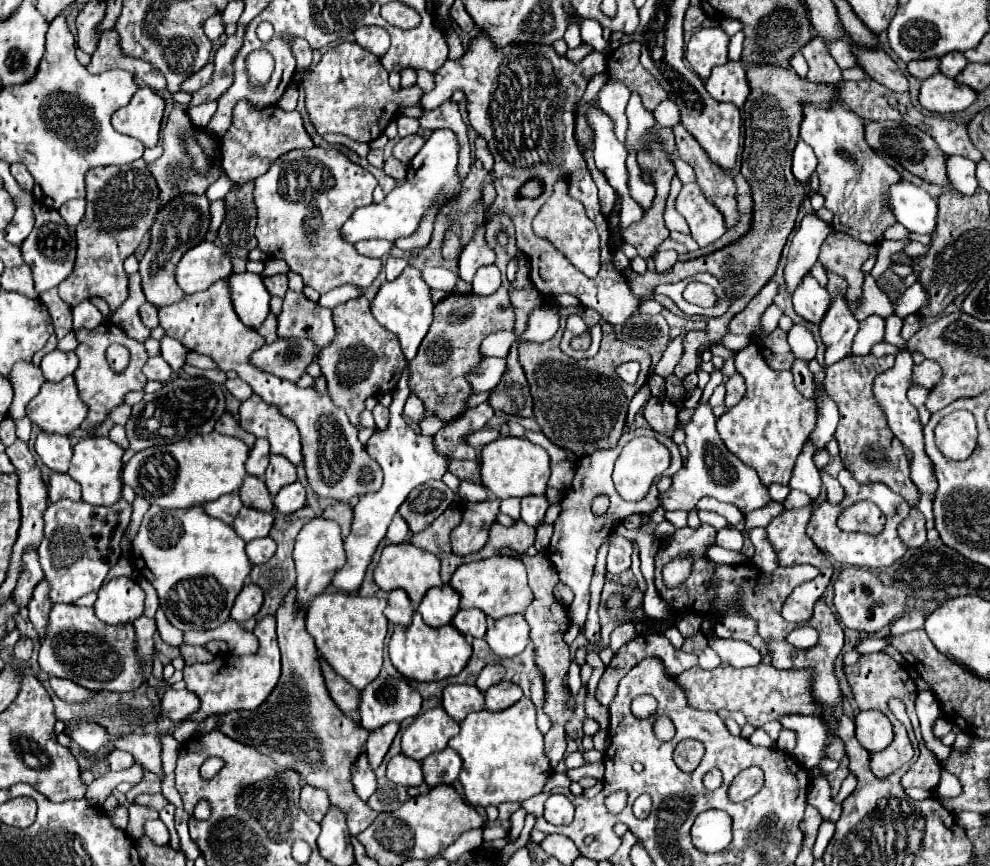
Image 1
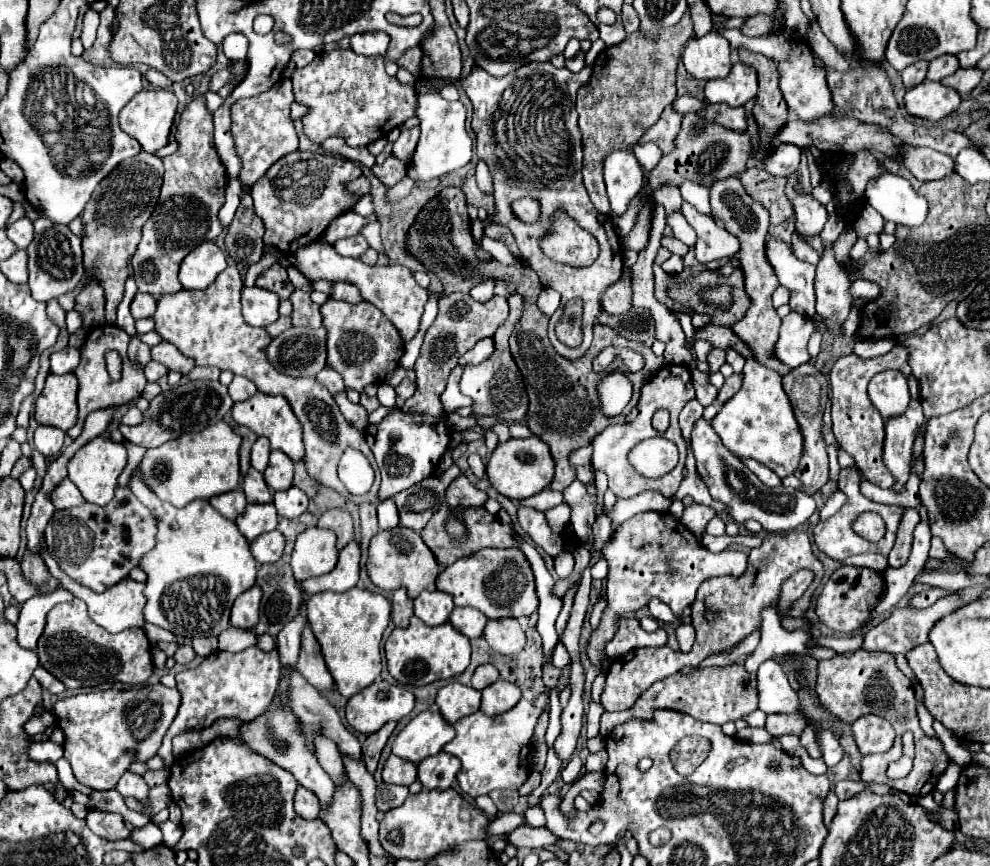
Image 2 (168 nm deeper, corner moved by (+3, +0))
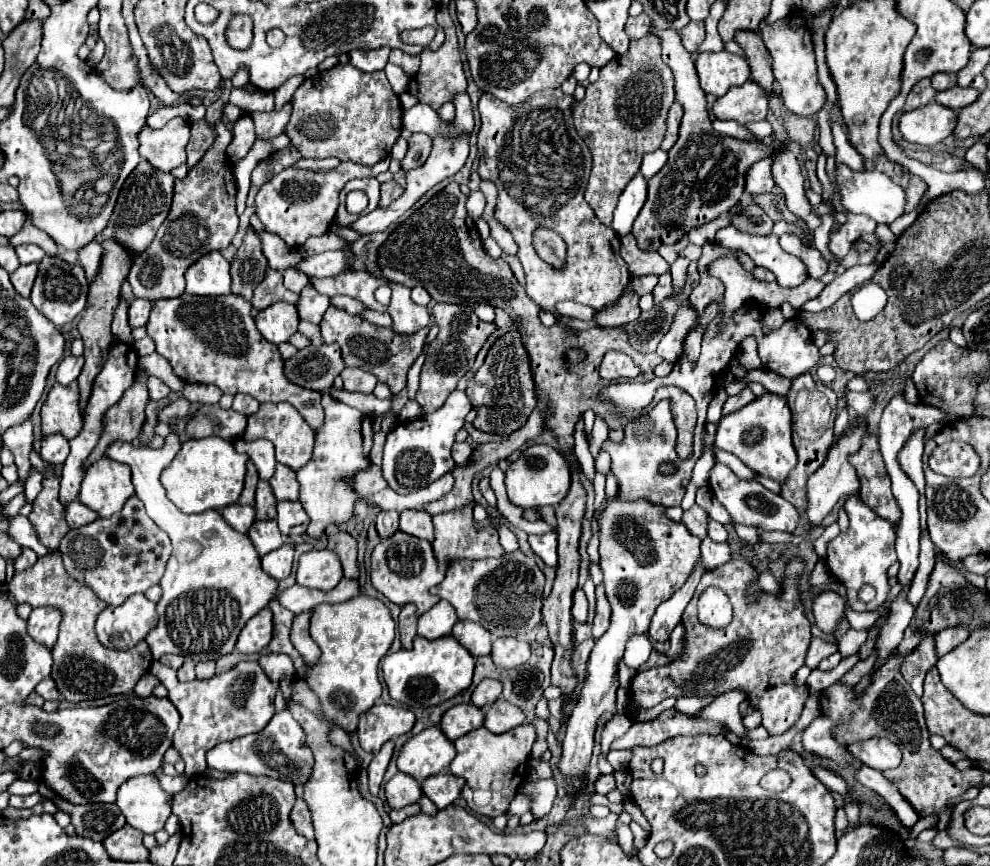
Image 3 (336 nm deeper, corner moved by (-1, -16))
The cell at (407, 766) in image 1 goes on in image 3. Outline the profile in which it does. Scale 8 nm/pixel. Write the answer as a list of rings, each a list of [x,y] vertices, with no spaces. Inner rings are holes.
[[[397,772],[385,784],[385,796],[387,796],[387,804],[391,808],[409,806],[409,804],[417,802],[421,798],[421,794],[423,794],[421,784],[417,780],[413,780],[409,774],[403,774],[403,772]]]

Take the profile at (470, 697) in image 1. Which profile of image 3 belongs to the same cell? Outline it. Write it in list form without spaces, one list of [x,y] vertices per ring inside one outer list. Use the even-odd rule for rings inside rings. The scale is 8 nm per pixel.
[[[457,704],[441,718],[441,730],[449,740],[457,740],[483,724],[483,712],[475,704]]]

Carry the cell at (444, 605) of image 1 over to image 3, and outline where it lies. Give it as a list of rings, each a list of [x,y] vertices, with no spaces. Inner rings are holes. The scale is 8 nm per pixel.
[[[439,600],[439,604],[435,604],[429,612],[419,616],[419,636],[427,640],[447,636],[451,634],[451,628],[455,622],[457,622],[455,608],[449,602]]]

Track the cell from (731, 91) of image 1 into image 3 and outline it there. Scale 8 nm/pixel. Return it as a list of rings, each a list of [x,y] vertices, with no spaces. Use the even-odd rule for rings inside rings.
[[[747,80],[743,86],[731,88],[725,96],[713,102],[713,114],[717,120],[735,120],[739,124],[751,120],[763,120],[769,110],[769,98],[765,90]]]

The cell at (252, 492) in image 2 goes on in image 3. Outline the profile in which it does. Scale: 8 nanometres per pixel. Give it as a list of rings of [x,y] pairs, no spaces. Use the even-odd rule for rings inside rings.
[[[259,480],[257,496],[255,496],[257,520],[271,520],[271,518],[275,518],[275,506],[277,506],[277,500],[275,500],[275,496],[271,492],[271,486],[265,480]]]

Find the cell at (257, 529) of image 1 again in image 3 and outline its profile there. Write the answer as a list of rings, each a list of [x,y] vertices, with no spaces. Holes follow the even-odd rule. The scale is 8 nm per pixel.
[[[257,520],[253,522],[253,528],[249,528],[247,536],[251,538],[255,550],[259,556],[265,556],[267,552],[273,552],[275,548],[283,546],[283,536],[277,528],[277,520]]]

